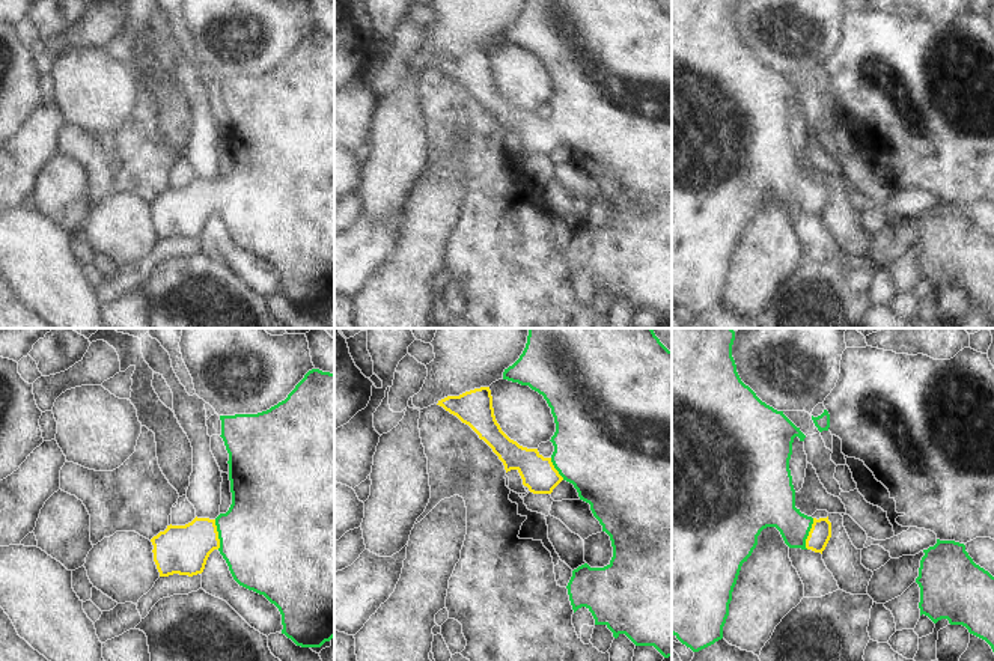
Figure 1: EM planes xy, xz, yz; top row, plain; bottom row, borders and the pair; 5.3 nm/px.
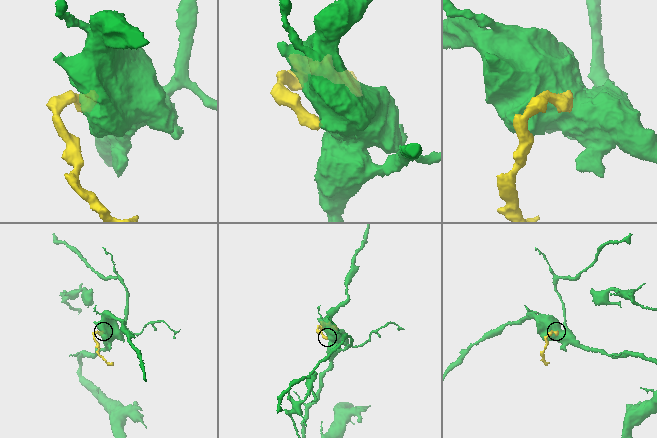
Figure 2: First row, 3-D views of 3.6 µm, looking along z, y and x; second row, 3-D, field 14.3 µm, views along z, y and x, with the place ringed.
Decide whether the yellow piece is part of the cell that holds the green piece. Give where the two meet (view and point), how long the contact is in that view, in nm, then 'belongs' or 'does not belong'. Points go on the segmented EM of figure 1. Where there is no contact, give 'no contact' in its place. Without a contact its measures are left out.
meets green in yz at (808, 533); contact 170 nm long; belongs

